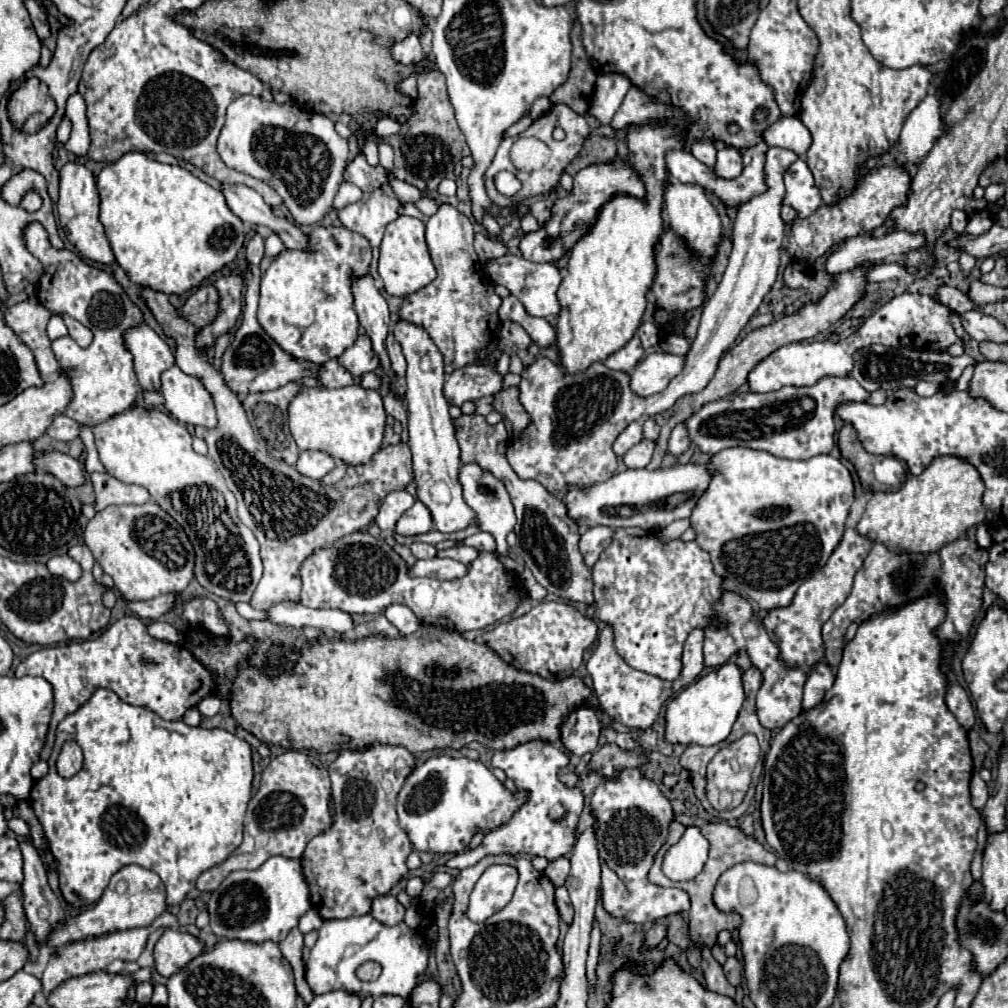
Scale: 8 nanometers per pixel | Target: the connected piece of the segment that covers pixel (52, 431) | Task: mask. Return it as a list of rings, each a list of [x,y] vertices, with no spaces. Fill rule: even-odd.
[[[61,414],[53,420],[53,424],[49,426],[47,434],[55,440],[63,440],[63,442],[69,442],[69,440],[75,440],[79,436],[79,430],[81,430],[83,424],[79,424],[77,420],[71,420],[69,416]]]

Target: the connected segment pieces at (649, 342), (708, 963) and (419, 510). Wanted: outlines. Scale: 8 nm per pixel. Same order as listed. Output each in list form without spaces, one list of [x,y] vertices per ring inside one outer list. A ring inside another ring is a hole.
[[[643,322],[637,330],[637,336],[643,342],[643,348],[651,348],[655,344],[659,344],[659,328],[653,322]]]
[[[703,946],[701,948],[701,956],[703,956],[703,974],[705,974],[705,982],[707,982],[707,988],[717,992],[717,994],[725,994],[729,998],[735,998],[735,988],[727,982],[725,978],[725,972],[723,972],[723,966],[711,956],[711,948]]]
[[[415,502],[397,522],[395,532],[403,534],[403,536],[415,536],[415,534],[423,534],[423,532],[431,532],[433,530],[433,518],[429,508],[423,502]]]

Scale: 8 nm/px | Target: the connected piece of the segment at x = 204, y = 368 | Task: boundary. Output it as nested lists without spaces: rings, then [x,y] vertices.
[[[143,290],[141,294],[147,306],[153,310],[157,322],[163,326],[165,334],[177,340],[177,366],[187,374],[199,376],[215,400],[219,426],[213,430],[201,428],[197,436],[207,442],[209,458],[213,458],[213,462],[219,466],[229,490],[235,494],[239,520],[243,520],[243,524],[253,530],[257,542],[261,544],[263,576],[251,598],[251,606],[267,610],[271,608],[271,604],[277,602],[299,602],[299,566],[303,564],[303,560],[315,548],[329,546],[337,538],[361,530],[363,526],[373,522],[385,496],[399,488],[405,490],[413,482],[415,476],[407,442],[381,448],[367,464],[347,466],[347,474],[335,486],[327,486],[319,480],[311,480],[299,474],[293,466],[273,458],[267,450],[259,448],[259,442],[239,398],[235,396],[235,392],[231,392],[231,388],[227,388],[223,376],[215,372],[215,368],[207,362],[207,356],[197,350],[197,328],[177,314],[163,292]]]

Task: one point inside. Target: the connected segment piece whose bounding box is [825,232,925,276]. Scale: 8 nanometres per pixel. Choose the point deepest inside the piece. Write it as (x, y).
(860, 250)

